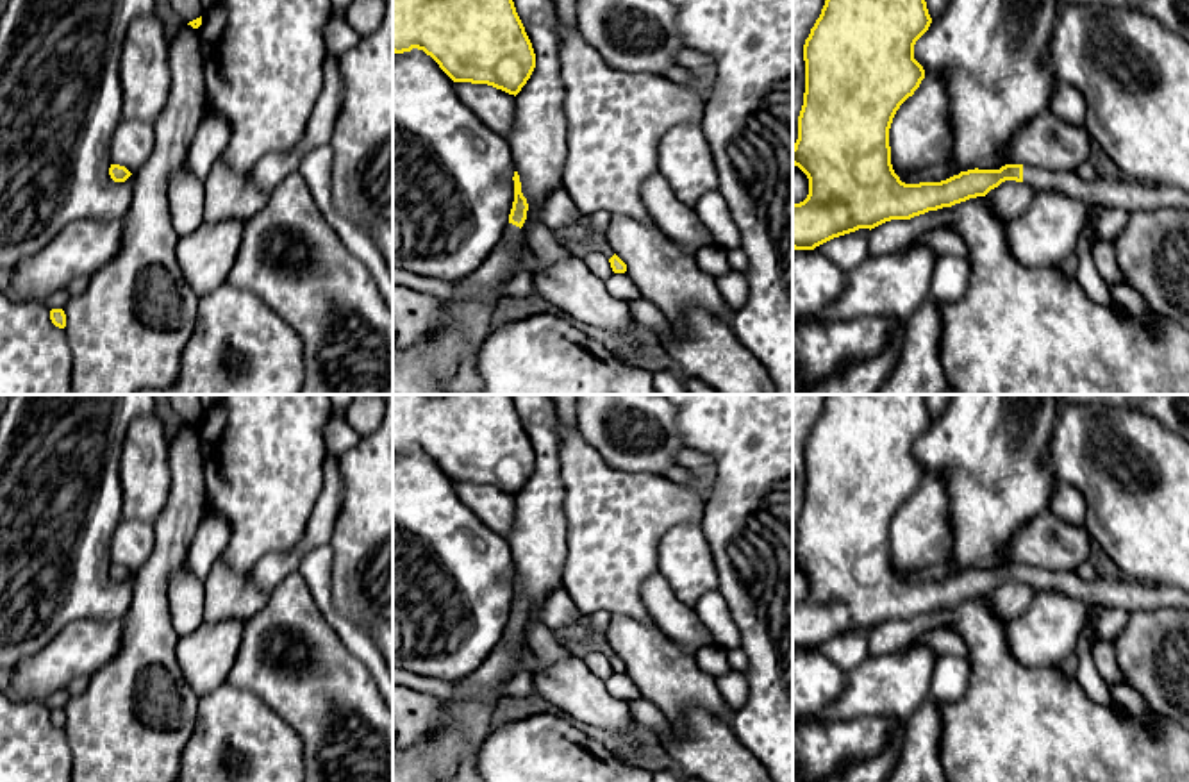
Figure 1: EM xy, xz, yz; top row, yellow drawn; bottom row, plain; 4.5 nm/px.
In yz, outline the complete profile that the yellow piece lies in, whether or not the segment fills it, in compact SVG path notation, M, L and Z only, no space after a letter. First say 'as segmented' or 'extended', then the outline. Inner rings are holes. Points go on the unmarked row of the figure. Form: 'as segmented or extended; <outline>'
extended; M828 395L803 445L805 493L798 516L793 564L809 578L809 595L793 603L793 648L816 646L891 620L910 620L928 611L985 596L1005 580L1027 582L1035 593L1057 591L1087 607L1121 607L1128 612L1157 607L1189 609L1189 593L1166 586L1146 586L1127 578L1084 582L1073 571L1050 571L1027 564L1000 570L968 570L941 582L905 584L891 564L889 528L900 505L925 478L914 459L916 441L932 418L925 395Z

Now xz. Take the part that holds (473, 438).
as segmented; M393 395L393 452L423 450L453 482L487 484L518 495L536 453L511 395Z

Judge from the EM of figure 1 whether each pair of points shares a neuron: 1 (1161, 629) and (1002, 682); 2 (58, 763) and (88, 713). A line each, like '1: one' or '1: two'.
1: two
2: two

